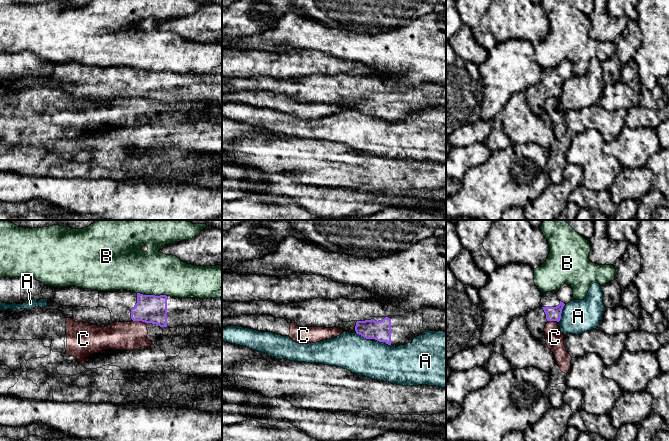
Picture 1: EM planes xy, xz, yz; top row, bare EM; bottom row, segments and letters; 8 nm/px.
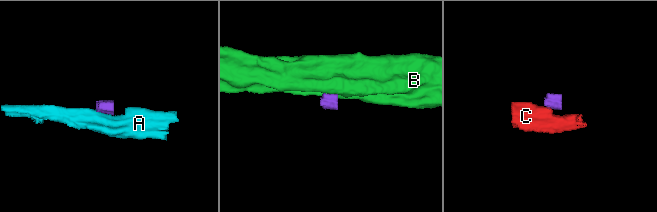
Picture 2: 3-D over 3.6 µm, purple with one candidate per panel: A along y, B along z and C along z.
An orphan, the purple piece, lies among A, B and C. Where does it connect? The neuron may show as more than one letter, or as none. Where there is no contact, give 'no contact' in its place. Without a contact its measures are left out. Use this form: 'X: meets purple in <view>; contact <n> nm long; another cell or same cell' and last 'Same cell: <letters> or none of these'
A: meets purple in yz; contact 150 nm long; another cell
B: meets purple in xy; contact 240 nm long; another cell
C: meets purple in xy; contact 110 nm long; another cell
Same cell: none of these

